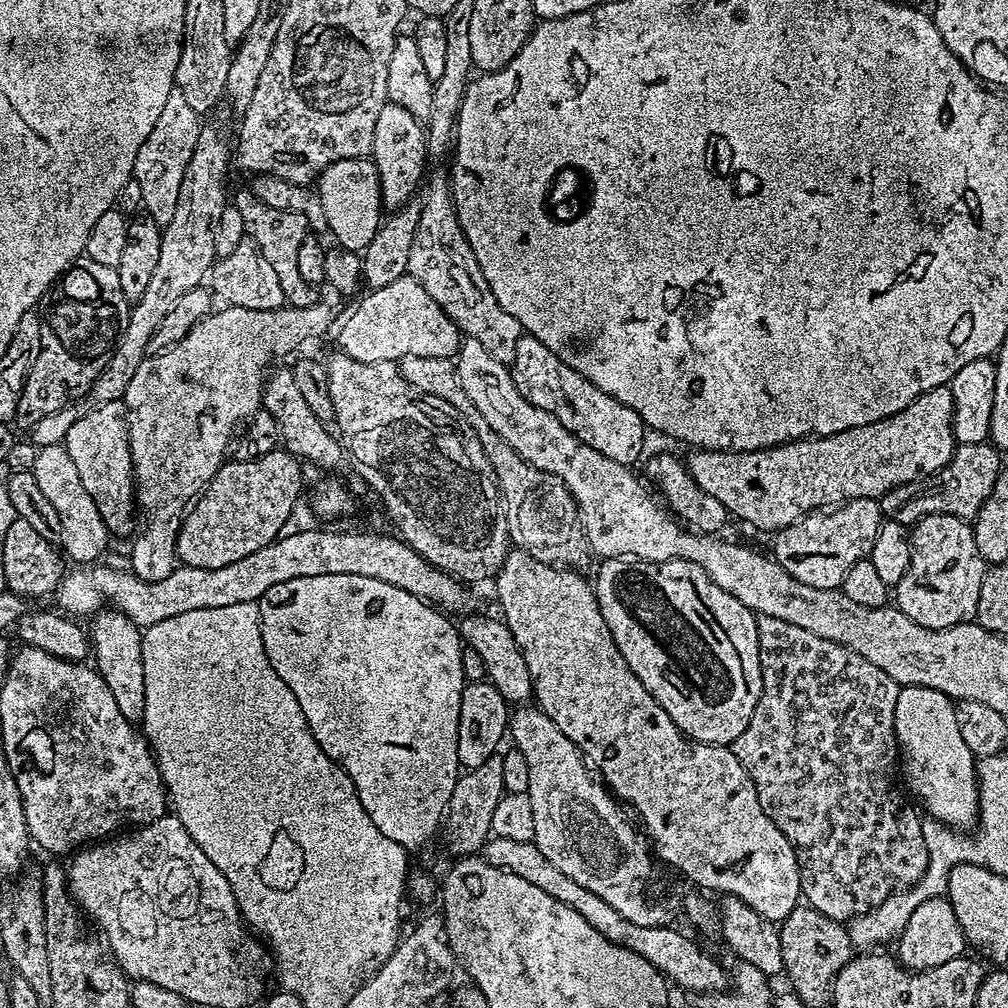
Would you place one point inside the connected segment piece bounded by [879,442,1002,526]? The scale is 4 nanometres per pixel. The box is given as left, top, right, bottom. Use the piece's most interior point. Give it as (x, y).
(960, 488)

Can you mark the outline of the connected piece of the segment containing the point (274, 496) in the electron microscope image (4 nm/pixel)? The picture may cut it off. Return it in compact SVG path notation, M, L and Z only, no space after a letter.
M287 450L262 454L253 460L229 459L217 470L180 521L180 532L176 535L177 561L183 566L218 570L218 566L230 566L230 562L238 562L238 558L246 558L246 554L254 554L254 550L262 550L262 546L277 539L289 527L288 519L304 488L304 472L300 467L301 461Z

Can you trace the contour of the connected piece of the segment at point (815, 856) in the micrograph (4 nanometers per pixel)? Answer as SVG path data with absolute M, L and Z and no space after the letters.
M757 616L758 626L758 658L762 670L762 694L758 698L758 706L754 706L754 714L750 714L750 722L742 734L731 744L732 753L742 762L746 774L754 782L754 790L758 794L758 802L762 802L762 810L786 834L794 854L798 858L798 874L800 875L800 895L807 907L826 914L826 918L834 918L841 922L853 920L856 916L864 916L872 912L886 898L901 886L916 884L924 876L928 865L928 851L924 841L924 826L919 811L908 805L909 797L896 785L898 780L898 745L894 722L894 710L898 702L901 685L896 683L886 670L878 670L874 662L862 658L862 654L854 654L846 646L838 642L830 642L830 638L818 638L818 634L810 634L810 630L802 630L802 626L793 626L790 622L782 622L782 618Z

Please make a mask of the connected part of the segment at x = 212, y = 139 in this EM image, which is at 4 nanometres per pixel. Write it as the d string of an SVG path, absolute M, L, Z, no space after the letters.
M205 123L198 134L198 142L194 146L194 154L190 154L190 162L186 166L186 174L182 174L182 190L178 190L178 210L174 210L174 218L170 218L168 224L162 228L162 251L158 253L158 267L155 268L150 283L146 285L146 291L142 293L142 298L138 298L129 307L128 320L124 324L124 330L116 340L114 350L110 354L110 362L102 366L102 374L94 378L92 389L80 400L75 400L72 404L67 404L62 410L54 414L46 414L46 418L41 418L39 422L34 422L30 429L30 440L36 448L45 448L55 444L63 444L66 438L66 430L78 422L78 418L85 416L92 408L102 406L106 402L118 402L124 399L126 386L130 386L134 379L134 373L138 371L138 366L144 361L144 357L150 352L150 338L154 338L154 330L162 326L162 318L174 310L174 302L182 298L182 294L187 294L189 290L201 287L205 283L206 277L211 273L212 265L216 263L218 257L214 246L214 234L218 230L218 218L222 218L222 210L229 207L230 192L228 196L228 156L230 160L230 140L224 137L224 132L214 125Z

